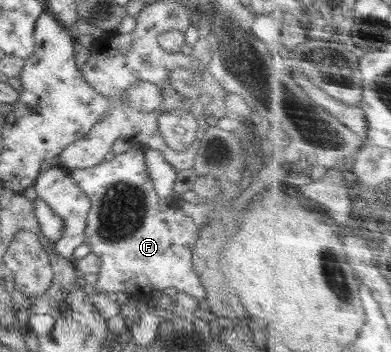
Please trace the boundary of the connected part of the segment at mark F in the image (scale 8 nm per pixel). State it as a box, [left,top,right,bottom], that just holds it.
[70,147,206,304]

